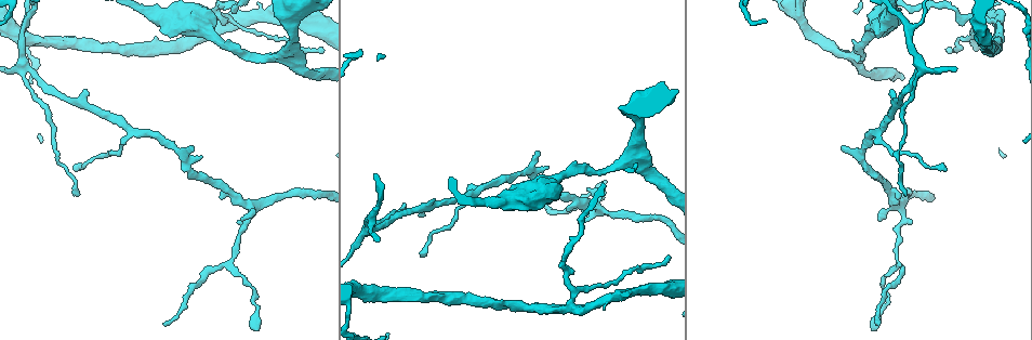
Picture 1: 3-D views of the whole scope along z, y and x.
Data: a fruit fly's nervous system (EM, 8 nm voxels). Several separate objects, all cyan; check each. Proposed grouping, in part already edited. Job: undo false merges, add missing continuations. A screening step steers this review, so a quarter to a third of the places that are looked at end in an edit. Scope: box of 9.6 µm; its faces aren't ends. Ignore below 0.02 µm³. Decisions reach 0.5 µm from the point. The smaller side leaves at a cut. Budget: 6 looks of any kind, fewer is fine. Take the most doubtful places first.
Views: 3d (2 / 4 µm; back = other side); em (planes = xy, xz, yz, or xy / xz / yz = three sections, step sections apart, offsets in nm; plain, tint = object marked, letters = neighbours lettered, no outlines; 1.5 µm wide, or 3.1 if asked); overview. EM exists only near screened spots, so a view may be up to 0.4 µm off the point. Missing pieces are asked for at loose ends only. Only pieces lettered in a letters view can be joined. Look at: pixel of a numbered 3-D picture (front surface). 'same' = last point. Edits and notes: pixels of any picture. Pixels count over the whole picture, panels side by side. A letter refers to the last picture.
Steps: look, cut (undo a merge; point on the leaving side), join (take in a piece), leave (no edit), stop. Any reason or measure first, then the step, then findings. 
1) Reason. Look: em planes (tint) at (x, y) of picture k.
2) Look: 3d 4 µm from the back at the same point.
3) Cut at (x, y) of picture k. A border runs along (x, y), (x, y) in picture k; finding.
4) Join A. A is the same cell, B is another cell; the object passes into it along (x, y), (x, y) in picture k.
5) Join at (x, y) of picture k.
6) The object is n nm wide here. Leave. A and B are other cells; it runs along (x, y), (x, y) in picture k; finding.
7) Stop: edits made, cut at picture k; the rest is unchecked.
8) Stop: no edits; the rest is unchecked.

Abrupt turn. Look: em planes (tint) at (227, 24) of picture 1.

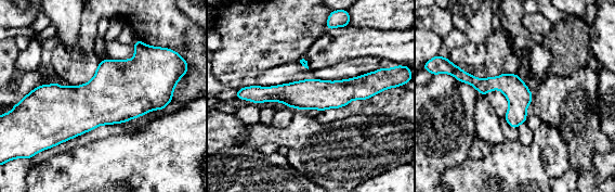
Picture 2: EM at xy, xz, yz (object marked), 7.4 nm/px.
What lies round it. Look: em planes (letters) at the same point.

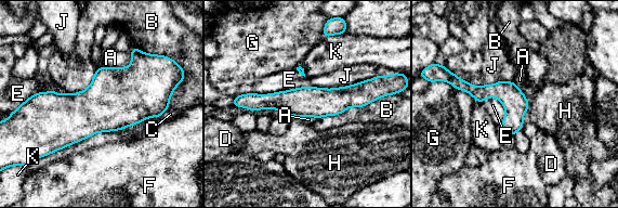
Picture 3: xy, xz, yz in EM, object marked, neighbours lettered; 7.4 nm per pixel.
Leave. A, B, C, D, E, F, G, H, J and K are other cells; a border runs along (131, 53), (127, 66), (96, 69) in picture 3; continuous, no second cell.

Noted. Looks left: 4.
Free end. Look: 3d 2 µm from the back at (842, 145) of picture 1.

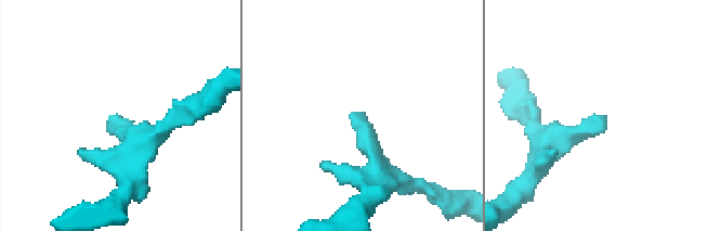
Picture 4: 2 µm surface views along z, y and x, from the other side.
Shape alone is not enough. Look: em planes (letters) at (364, 117) of picture 4.

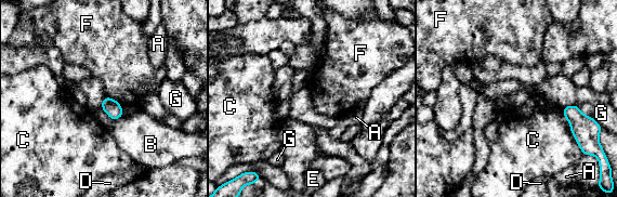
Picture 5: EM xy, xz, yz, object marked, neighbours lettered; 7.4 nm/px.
Leave. A, B, C, D, E, F and G are other cells; no lettered piece goes on from it.

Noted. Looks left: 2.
Thin end. Look: em xz step 4 (letters) at (667, 255) of picture 1.

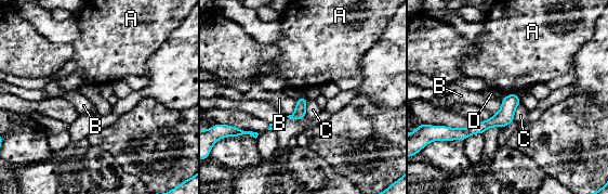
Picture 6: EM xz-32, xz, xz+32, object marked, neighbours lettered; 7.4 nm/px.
Leave. A, B, C and D are other cells; it runs along (516, 100), (496, 120), (462, 133) in picture 6; no lettered piece goes on from it.

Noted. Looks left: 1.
Stop: no edits; the rest is unchecked.

